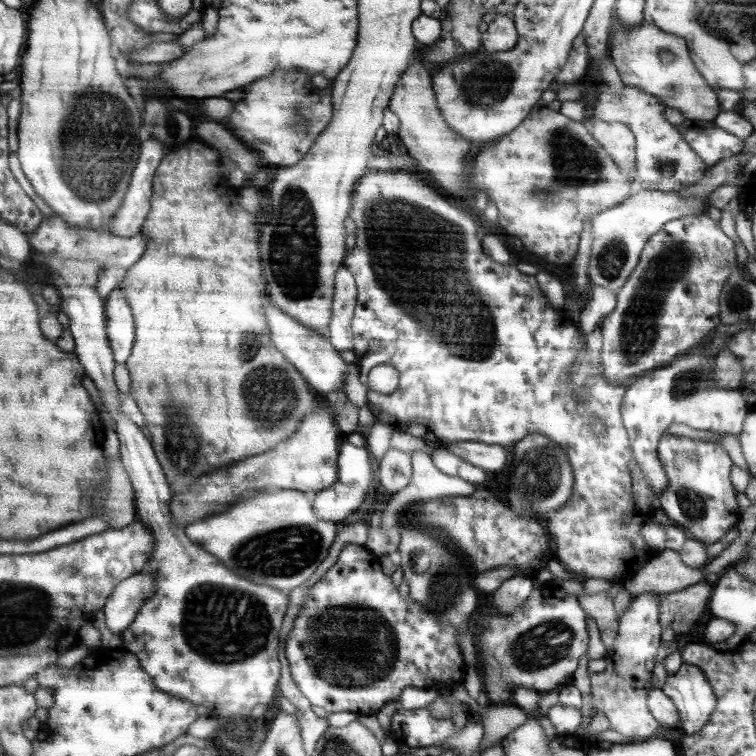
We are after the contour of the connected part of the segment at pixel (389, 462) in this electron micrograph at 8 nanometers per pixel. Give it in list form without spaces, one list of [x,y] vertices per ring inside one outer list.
[[[390,448],[379,462],[378,480],[383,488],[392,495],[402,491],[413,475],[413,464],[410,453],[405,453],[396,448]]]

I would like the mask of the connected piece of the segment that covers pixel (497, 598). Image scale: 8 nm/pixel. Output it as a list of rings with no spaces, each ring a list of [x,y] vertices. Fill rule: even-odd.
[[[512,576],[504,581],[494,592],[492,604],[498,612],[508,616],[516,606],[520,606],[536,587],[535,579],[526,576]]]

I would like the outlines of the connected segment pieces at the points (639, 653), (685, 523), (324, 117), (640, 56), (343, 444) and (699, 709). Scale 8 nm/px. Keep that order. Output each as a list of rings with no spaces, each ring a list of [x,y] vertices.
[[[653,593],[635,595],[631,599],[630,606],[619,619],[619,634],[614,648],[604,656],[605,670],[591,673],[593,714],[604,713],[611,729],[628,738],[628,743],[648,741],[661,728],[648,709],[648,692],[653,687],[653,670],[662,644],[659,603]]]
[[[662,435],[656,457],[665,468],[668,484],[661,493],[660,507],[675,526],[681,526],[696,541],[717,543],[740,521],[736,490],[730,484],[732,460],[721,443],[677,435]]]
[[[273,72],[274,76],[264,76],[250,88],[242,88],[244,92],[238,102],[233,102],[234,111],[230,113],[230,120],[226,120],[226,128],[230,124],[230,130],[238,140],[244,140],[250,148],[256,152],[262,152],[260,158],[264,158],[268,164],[274,166],[294,166],[300,162],[310,151],[310,148],[320,138],[325,128],[329,126],[333,118],[333,90],[330,87],[316,88],[311,84],[311,78],[303,72]]]
[[[616,12],[613,13],[613,20],[613,24],[618,24],[618,26],[614,26],[609,32],[610,50],[612,51],[610,52],[610,59],[616,65],[620,79],[625,86],[634,87],[652,96],[659,97],[668,108],[676,108],[687,120],[713,121],[717,118],[717,115],[722,111],[718,103],[717,91],[698,73],[689,46],[686,45],[684,38],[672,36],[662,31],[657,25],[645,21],[635,26],[635,28],[625,30],[623,24],[619,22]]]
[[[342,438],[339,443],[340,466],[338,476],[329,488],[311,494],[311,504],[314,513],[322,520],[330,522],[342,522],[348,519],[351,514],[358,512],[358,508],[364,502],[366,494],[372,482],[372,464],[370,464],[370,451],[366,446],[358,447]]]
[[[684,663],[678,672],[669,675],[661,689],[673,700],[680,714],[676,728],[681,729],[684,736],[700,732],[717,707],[717,693],[697,665]]]

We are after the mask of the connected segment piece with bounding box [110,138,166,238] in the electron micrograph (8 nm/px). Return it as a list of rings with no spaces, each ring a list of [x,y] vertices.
[[[152,138],[142,144],[141,159],[134,167],[134,178],[130,180],[130,192],[126,191],[122,206],[114,212],[114,220],[110,224],[110,232],[124,238],[138,234],[146,216],[150,212],[150,196],[152,196],[152,182],[160,160],[164,158],[164,146],[154,142]]]

